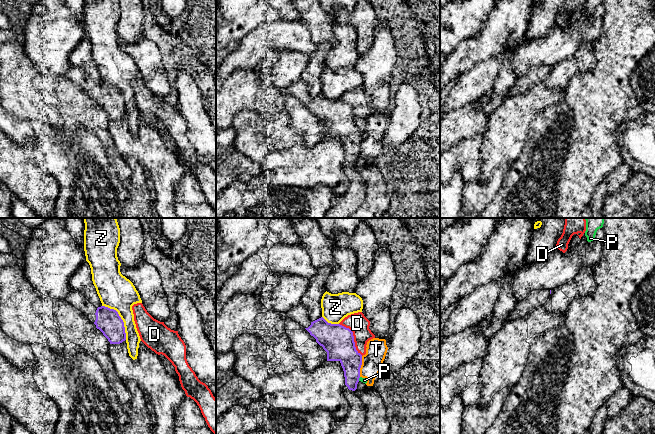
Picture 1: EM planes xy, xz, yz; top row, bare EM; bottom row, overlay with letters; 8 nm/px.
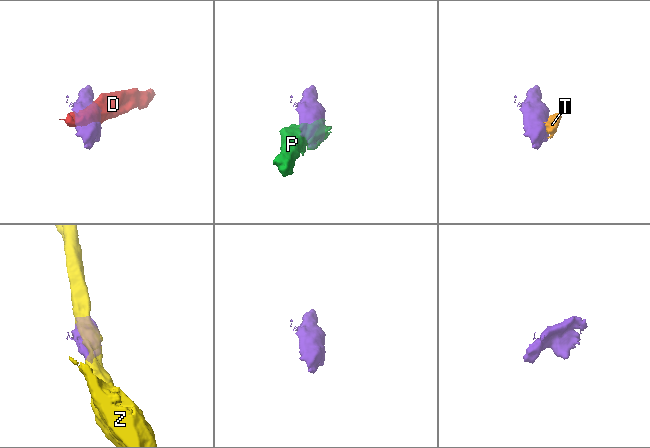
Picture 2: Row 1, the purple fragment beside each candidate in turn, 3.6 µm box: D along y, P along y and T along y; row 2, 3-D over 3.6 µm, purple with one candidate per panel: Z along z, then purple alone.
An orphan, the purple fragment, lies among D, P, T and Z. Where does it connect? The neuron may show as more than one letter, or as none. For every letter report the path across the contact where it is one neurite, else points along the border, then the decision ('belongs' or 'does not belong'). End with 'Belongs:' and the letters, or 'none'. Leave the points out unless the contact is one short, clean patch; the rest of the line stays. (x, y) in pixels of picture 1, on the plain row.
D: does not belong
P: does not belong
T: along xz (362, 132), (359, 152) | does not belong
Z: does not belong
Belongs: none

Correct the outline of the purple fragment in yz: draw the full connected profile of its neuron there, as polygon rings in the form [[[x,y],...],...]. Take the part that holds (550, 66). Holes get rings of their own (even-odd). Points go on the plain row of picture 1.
[[[534,66],[524,76],[519,77],[508,91],[506,98],[516,96],[528,91],[533,85],[544,81],[551,71],[551,66]]]

